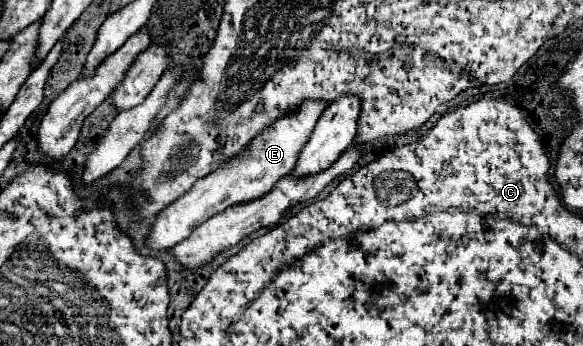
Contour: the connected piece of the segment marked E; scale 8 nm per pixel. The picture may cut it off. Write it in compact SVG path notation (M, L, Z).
M303 100L295 110L283 114L281 118L277 118L273 122L273 126L269 124L261 134L257 134L249 142L245 152L229 158L217 170L199 178L191 186L189 192L179 196L175 202L165 206L157 214L153 226L151 226L149 246L155 250L173 248L177 242L187 238L201 222L219 214L227 206L233 206L237 202L249 202L249 198L261 198L261 194L267 194L279 178L283 178L285 174L289 174L293 170L293 166L299 158L299 152L303 150L305 142L313 134L317 118L321 116L321 112L327 106L329 104L325 100Z

